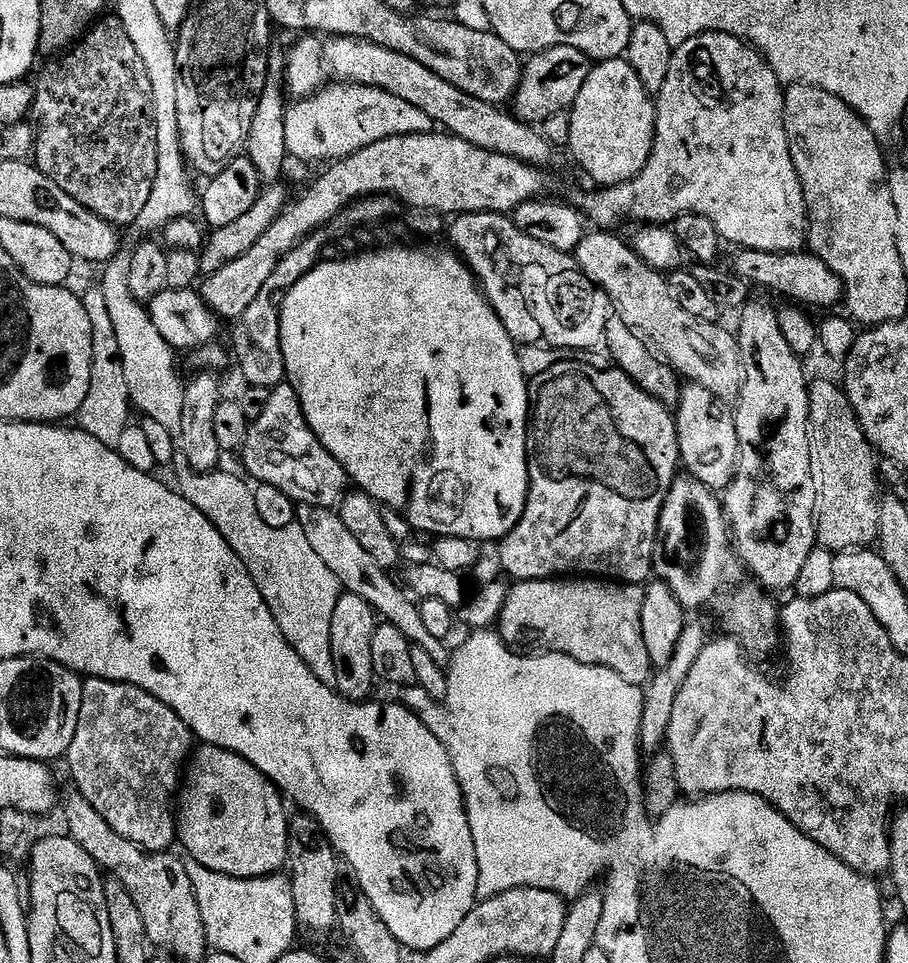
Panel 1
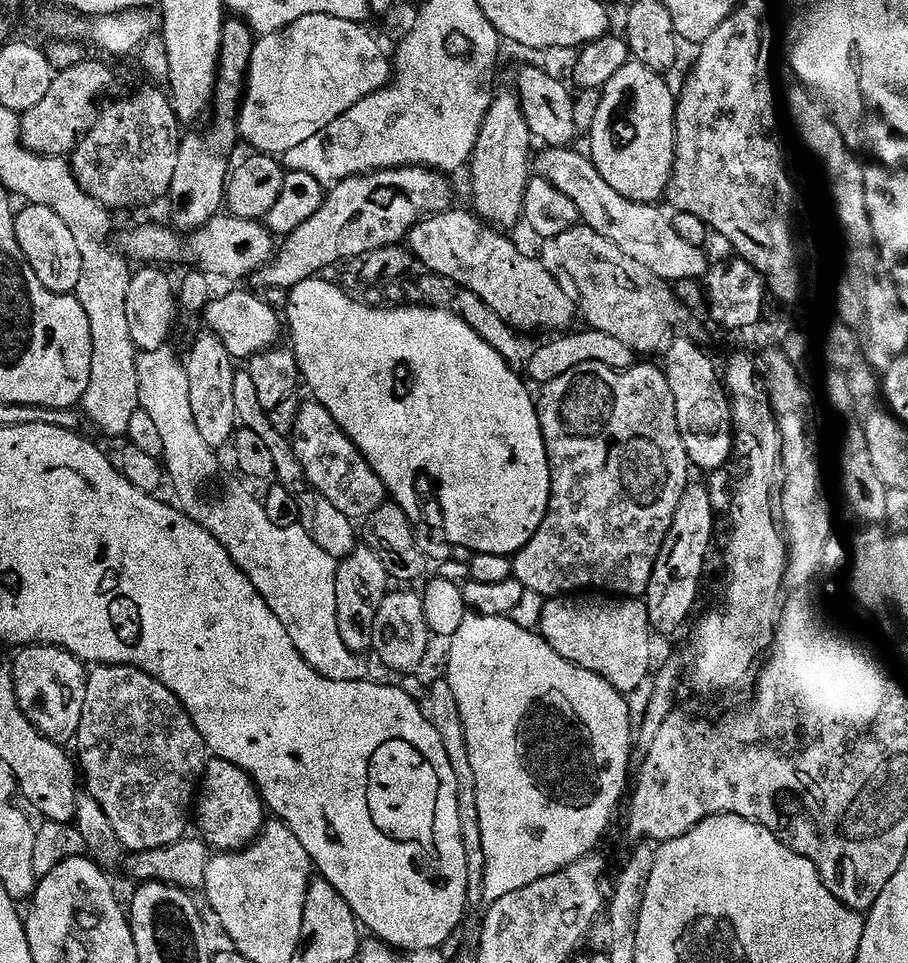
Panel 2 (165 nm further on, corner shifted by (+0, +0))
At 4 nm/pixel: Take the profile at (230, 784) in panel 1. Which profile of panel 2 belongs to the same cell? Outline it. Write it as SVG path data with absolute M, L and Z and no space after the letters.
M213 757L205 765L194 808L197 832L209 849L236 852L247 848L260 835L266 823L266 806L247 774L233 763Z

